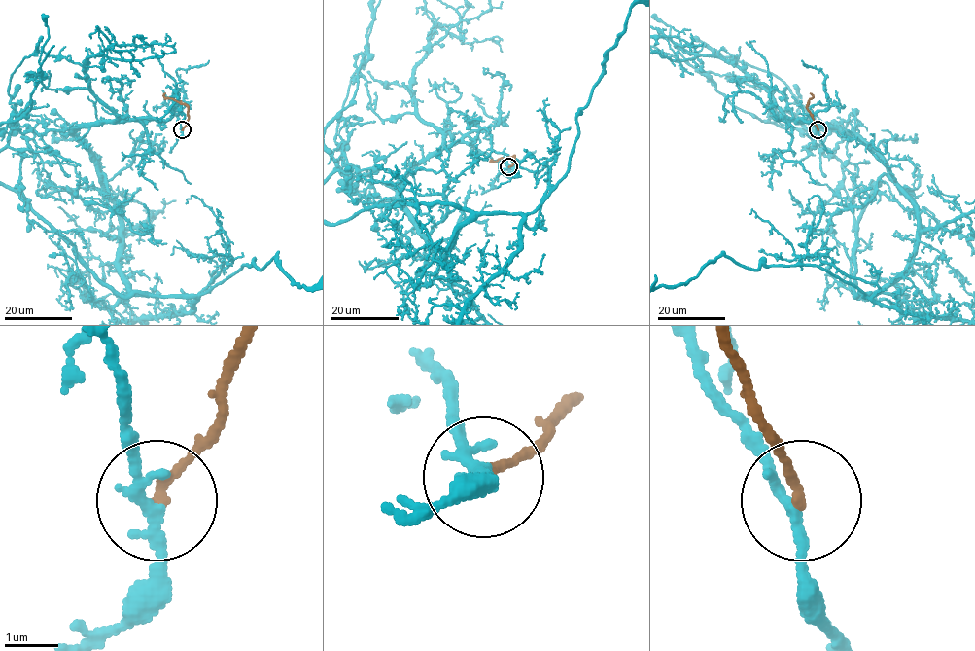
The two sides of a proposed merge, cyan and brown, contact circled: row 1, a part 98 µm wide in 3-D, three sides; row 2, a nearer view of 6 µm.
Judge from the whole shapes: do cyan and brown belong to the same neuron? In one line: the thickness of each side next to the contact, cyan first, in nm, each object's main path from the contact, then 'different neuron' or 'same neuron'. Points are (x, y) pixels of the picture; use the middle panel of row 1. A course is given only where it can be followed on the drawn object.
220/190 nm | cyan via (508, 166), (453, 142), (410, 172), (400, 201), (446, 266), (463, 224), (567, 172), (604, 55) | brown via (508, 167), (514, 162), (514, 156), (491, 162), (492, 159) | different neuron

